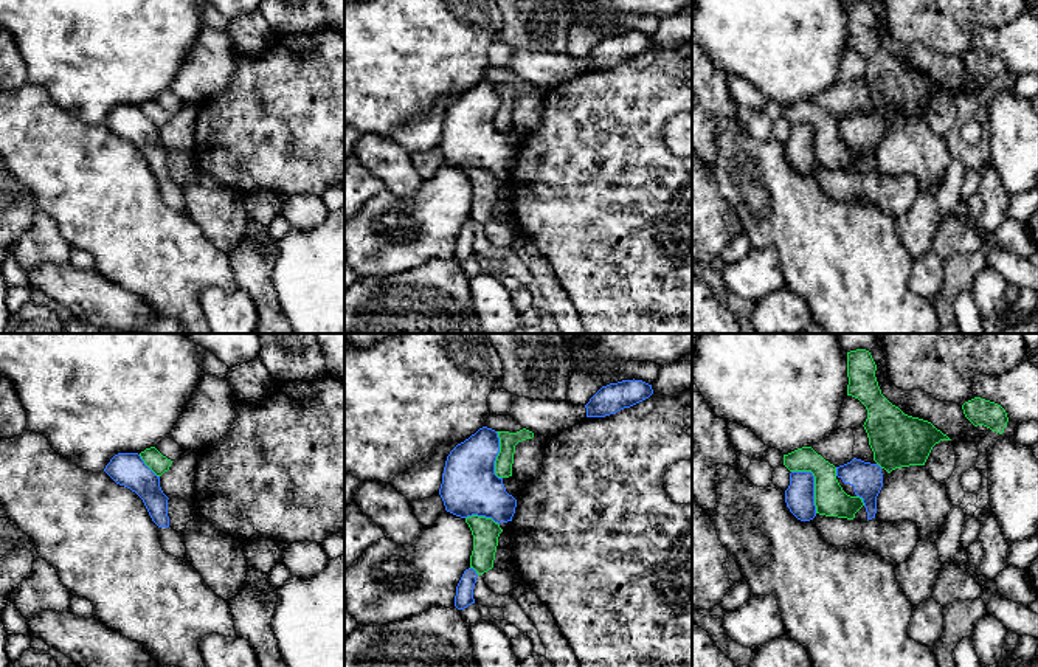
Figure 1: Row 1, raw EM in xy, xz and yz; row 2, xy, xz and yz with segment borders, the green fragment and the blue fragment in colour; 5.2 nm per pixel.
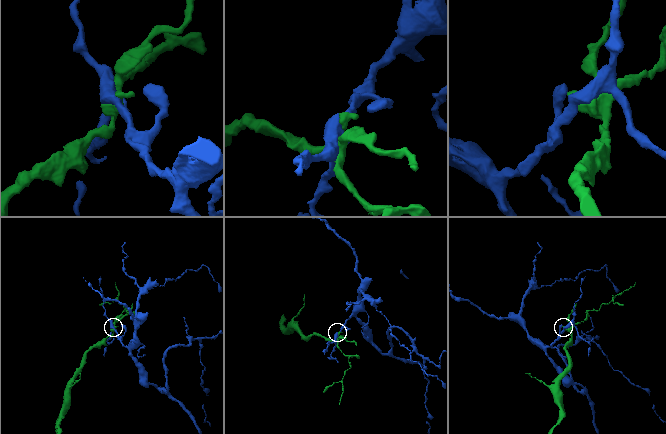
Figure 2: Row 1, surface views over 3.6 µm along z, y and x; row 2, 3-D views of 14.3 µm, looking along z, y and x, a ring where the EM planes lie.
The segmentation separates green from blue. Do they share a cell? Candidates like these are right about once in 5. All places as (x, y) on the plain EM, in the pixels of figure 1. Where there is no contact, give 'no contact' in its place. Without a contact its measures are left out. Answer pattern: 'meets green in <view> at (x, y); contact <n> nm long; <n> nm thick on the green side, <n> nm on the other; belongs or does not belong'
meets green in yz at (815, 135); contact 260 nm long; 170 nm thick on the green side, 160 nm on the other; does not belong

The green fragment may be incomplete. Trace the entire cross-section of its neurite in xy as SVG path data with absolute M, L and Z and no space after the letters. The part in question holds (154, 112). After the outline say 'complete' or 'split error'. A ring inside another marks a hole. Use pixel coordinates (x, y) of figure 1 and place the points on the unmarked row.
M155 99L146 101L140 109L157 129L168 124L172 116L172 113L163 109Z; complete

